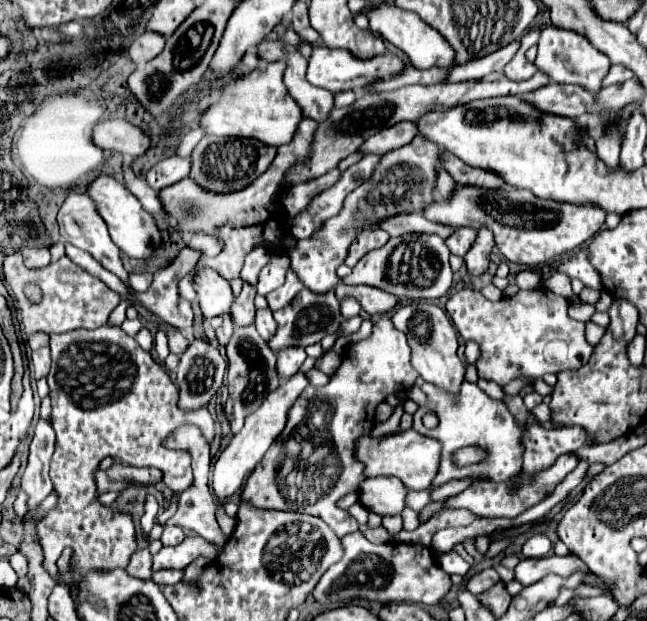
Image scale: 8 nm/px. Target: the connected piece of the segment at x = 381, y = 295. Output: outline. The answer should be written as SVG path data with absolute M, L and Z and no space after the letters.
M339 283L335 287L335 295L337 299L345 299L345 297L353 297L361 303L361 307L371 315L383 315L387 311L391 311L397 305L397 297L391 293L385 293L377 287L371 285L345 285Z

